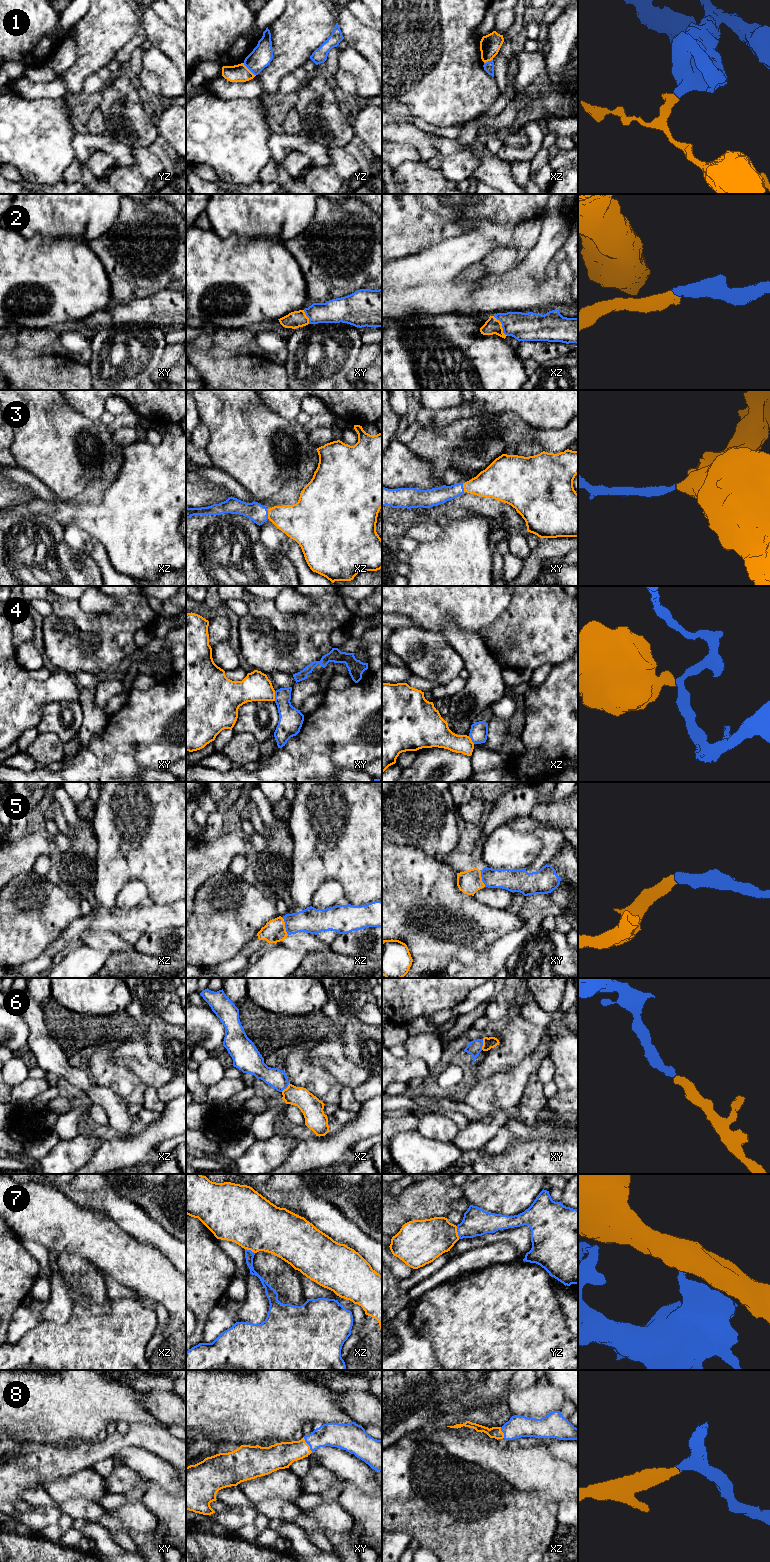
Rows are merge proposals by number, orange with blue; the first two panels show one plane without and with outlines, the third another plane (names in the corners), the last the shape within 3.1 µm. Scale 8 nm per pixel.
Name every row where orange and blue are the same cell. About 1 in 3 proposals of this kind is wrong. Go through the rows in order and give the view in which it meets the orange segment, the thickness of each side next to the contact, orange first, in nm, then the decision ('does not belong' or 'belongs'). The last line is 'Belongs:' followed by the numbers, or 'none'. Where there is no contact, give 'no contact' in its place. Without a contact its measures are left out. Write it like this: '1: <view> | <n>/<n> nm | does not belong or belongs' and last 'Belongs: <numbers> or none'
1: yz | 140/170 nm | does not belong
2: xz | 130/220 nm | belongs
3: xz | 280/150 nm | belongs
4: xy | 240/190 nm | does not belong
5: xz | 180/200 nm | belongs
6: xy | 90/110 nm | belongs
7: yz | 320/220 nm | belongs
8: xy | 200/190 nm | belongs
Belongs: 2, 3, 5, 6, 7, 8

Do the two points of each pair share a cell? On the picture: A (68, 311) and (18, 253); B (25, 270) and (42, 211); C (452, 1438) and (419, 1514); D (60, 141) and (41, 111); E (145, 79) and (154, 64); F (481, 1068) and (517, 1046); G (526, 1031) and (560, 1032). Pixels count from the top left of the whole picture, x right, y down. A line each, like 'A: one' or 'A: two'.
A: one
B: two
C: two
D: one
E: two
F: one
G: two

